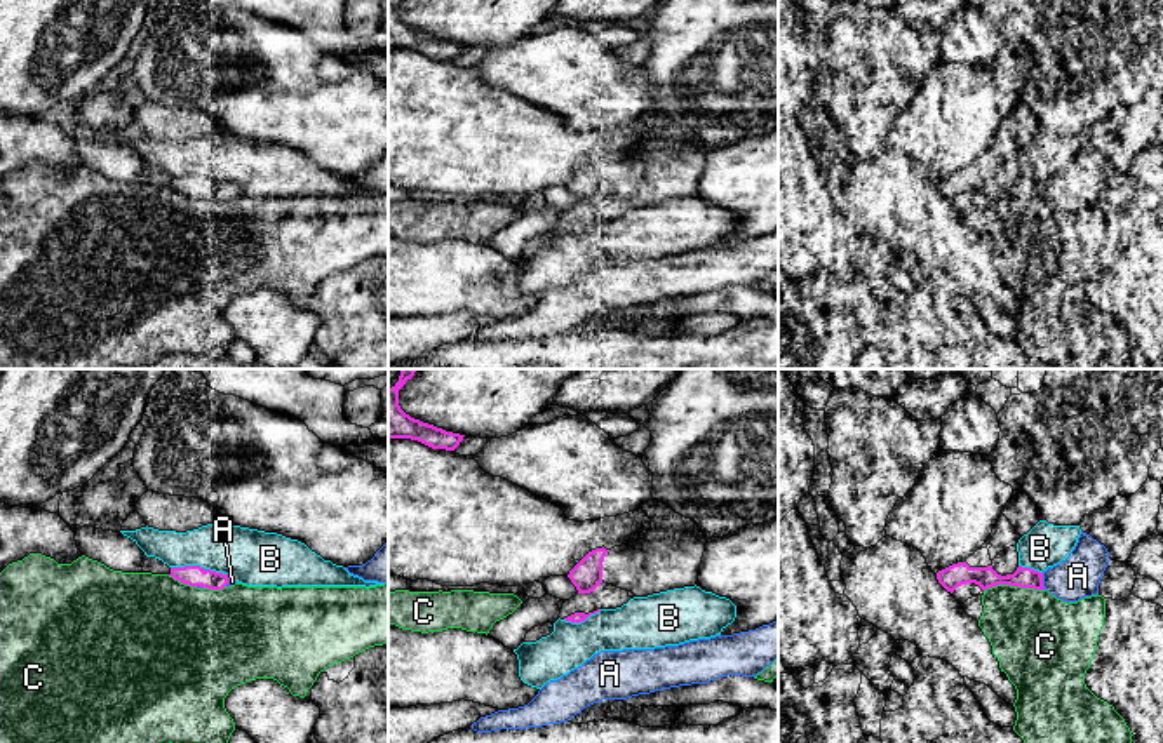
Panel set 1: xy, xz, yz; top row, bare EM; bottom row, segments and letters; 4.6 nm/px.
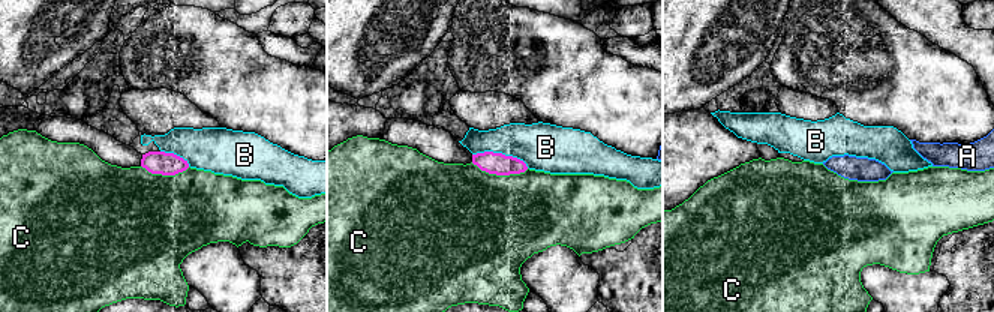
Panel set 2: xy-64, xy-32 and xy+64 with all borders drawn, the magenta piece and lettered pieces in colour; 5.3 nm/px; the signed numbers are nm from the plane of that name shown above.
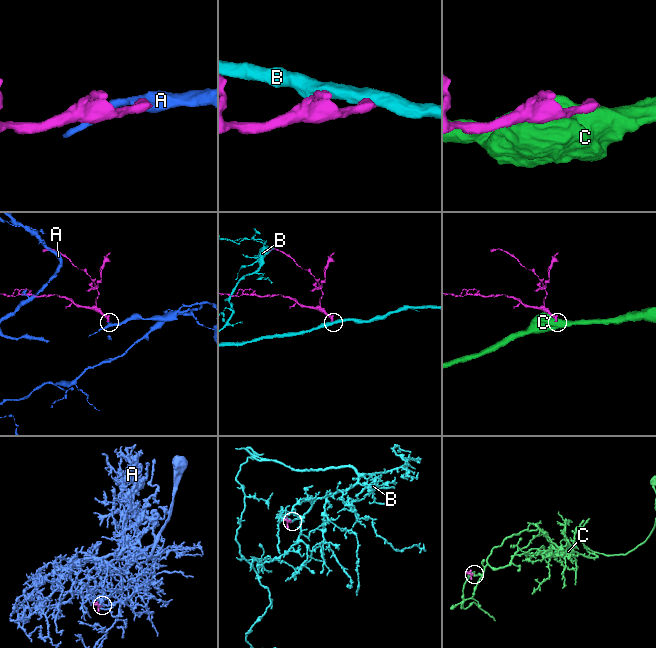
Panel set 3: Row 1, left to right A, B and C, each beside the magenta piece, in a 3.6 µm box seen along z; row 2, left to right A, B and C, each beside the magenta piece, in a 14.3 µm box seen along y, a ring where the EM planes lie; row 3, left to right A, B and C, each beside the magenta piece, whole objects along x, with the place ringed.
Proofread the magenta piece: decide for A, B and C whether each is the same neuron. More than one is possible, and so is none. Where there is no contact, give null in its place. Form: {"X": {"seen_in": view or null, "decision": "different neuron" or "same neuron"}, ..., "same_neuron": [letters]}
{"A": {"seen_in": "yz", "decision": "same neuron"}, "B": {"seen_in": "xy", "decision": "different neuron"}, "C": {"seen_in": "yz", "decision": "different neuron"}, "same_neuron": ["A"]}

